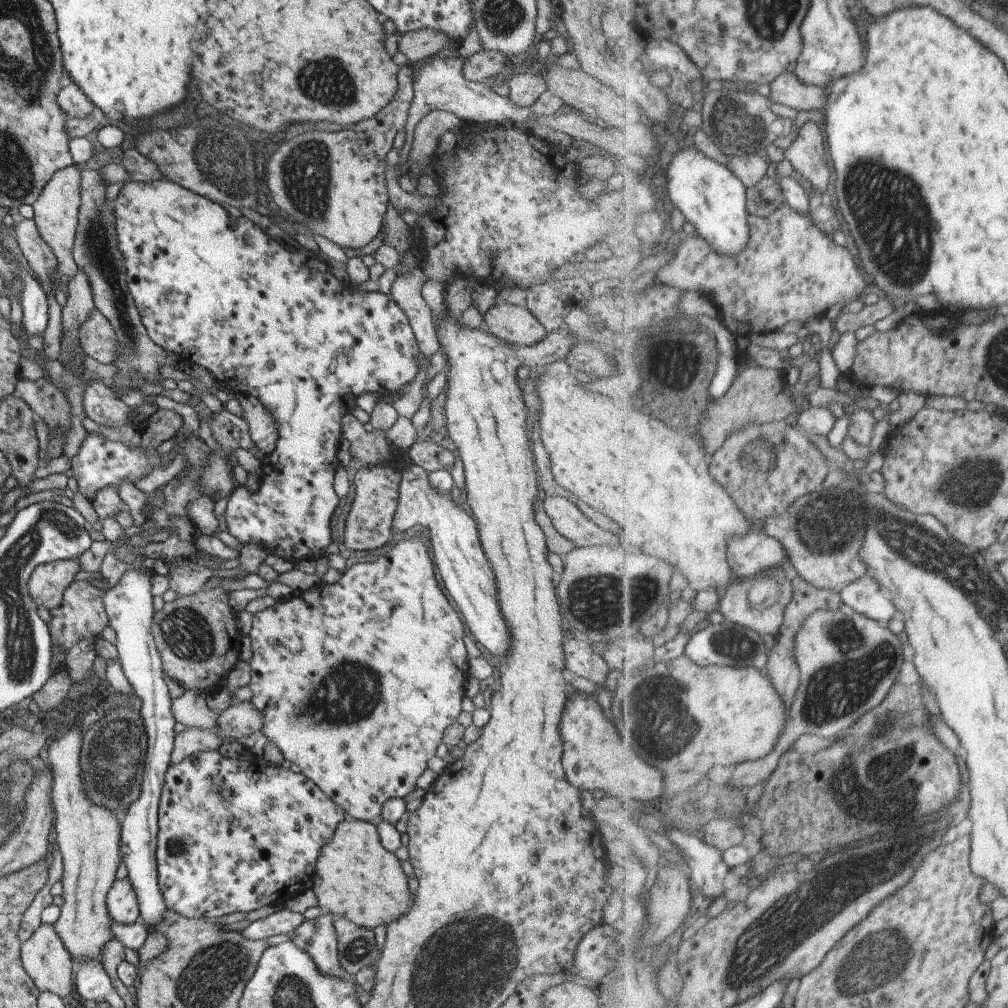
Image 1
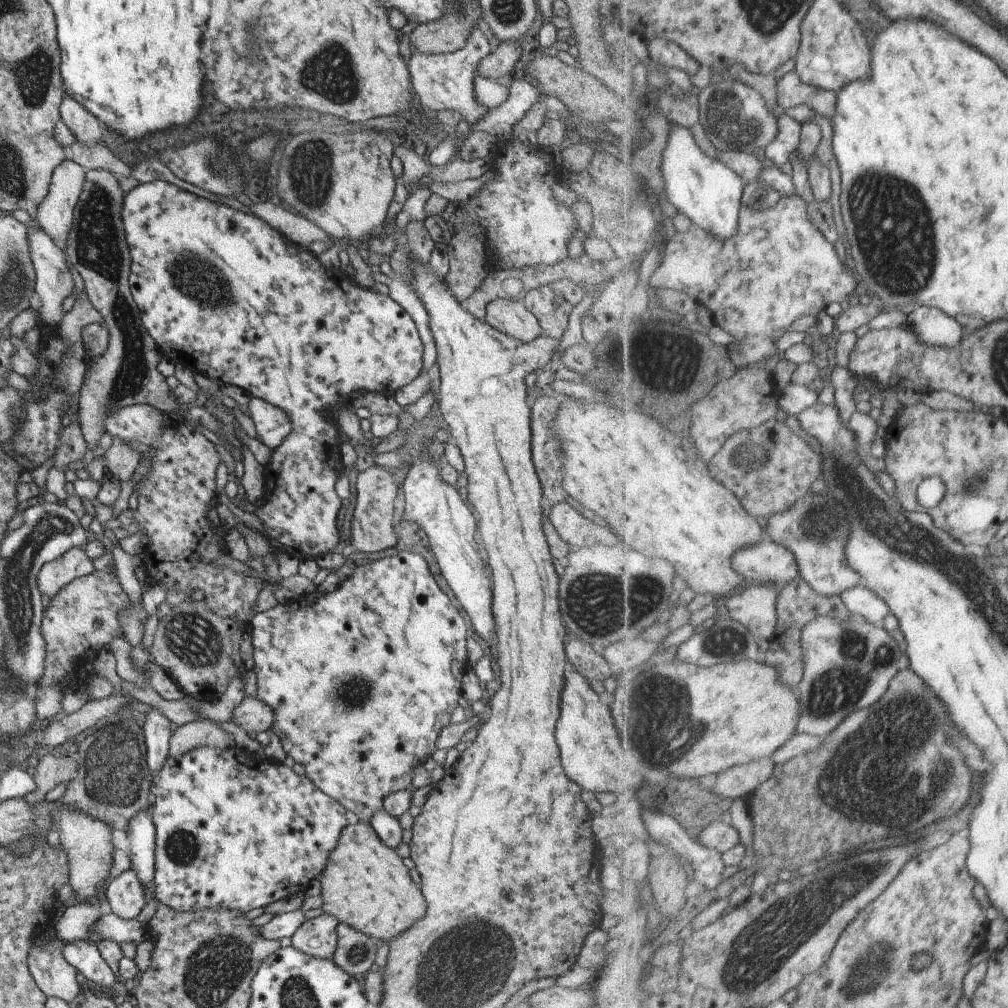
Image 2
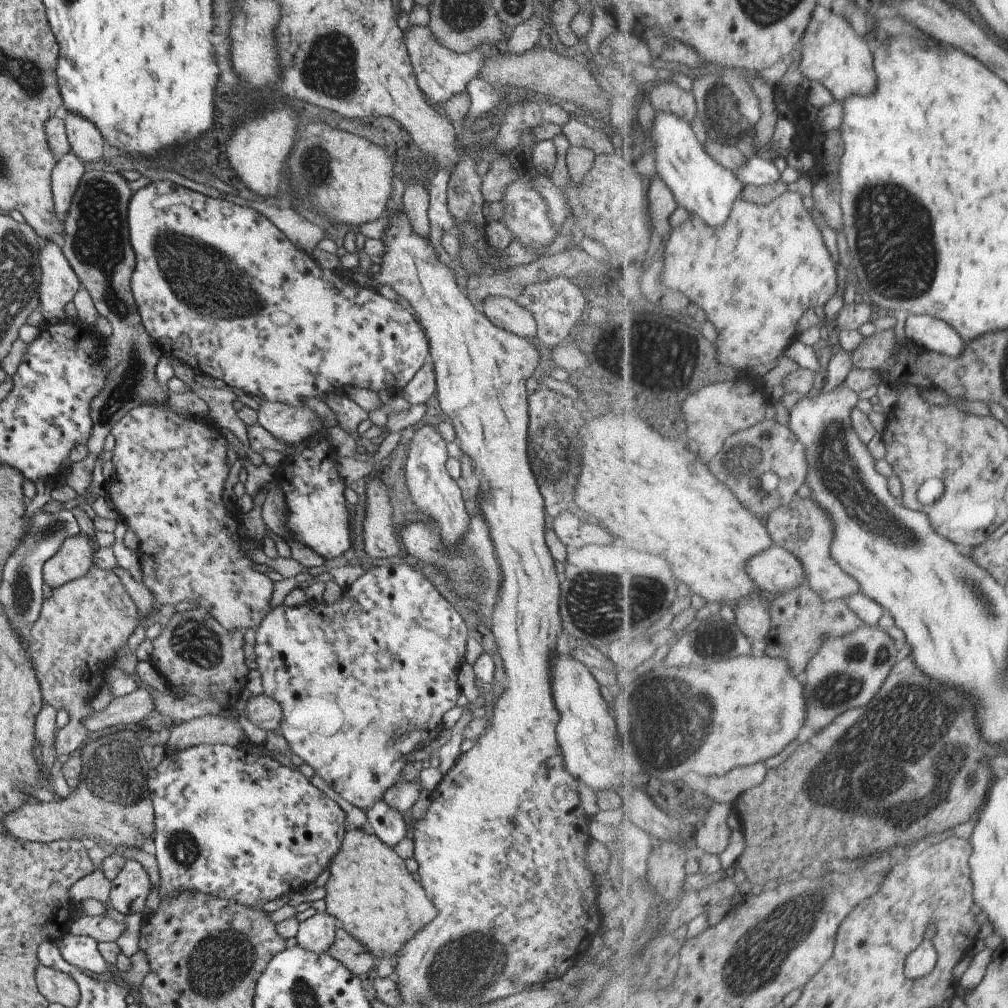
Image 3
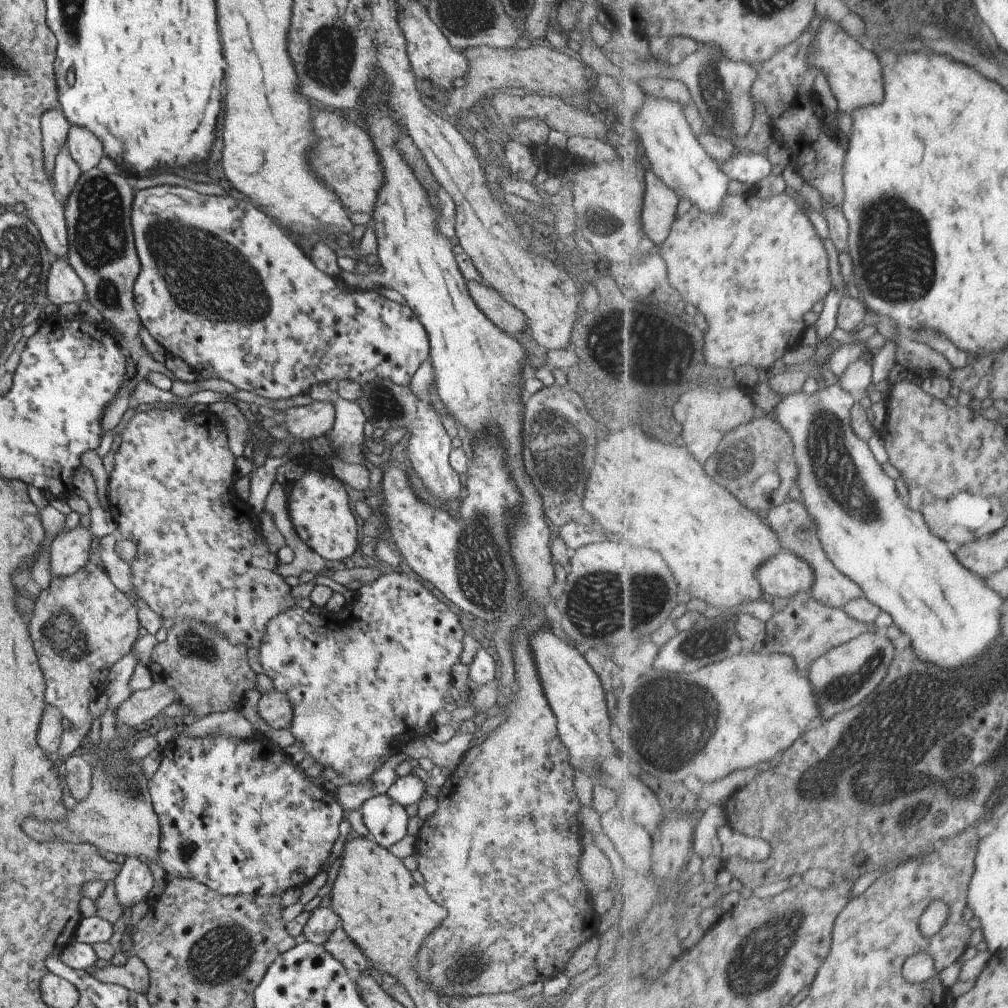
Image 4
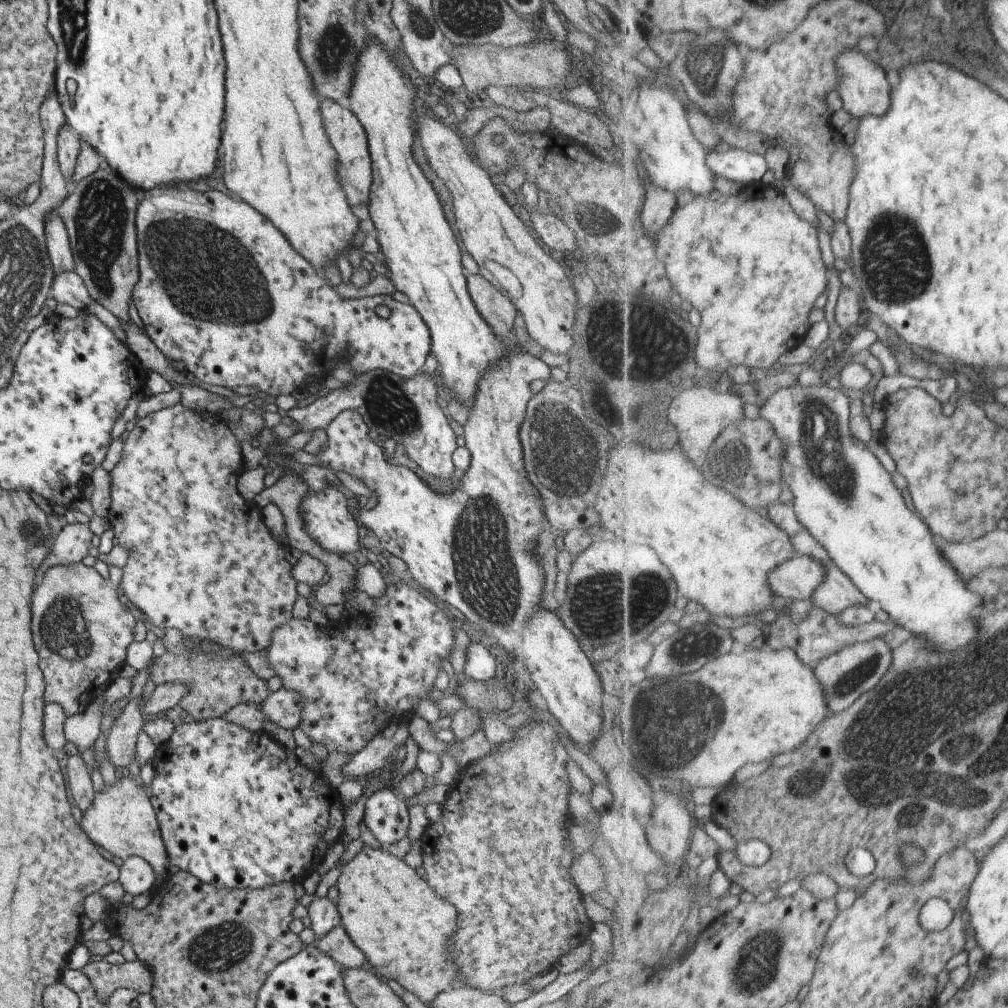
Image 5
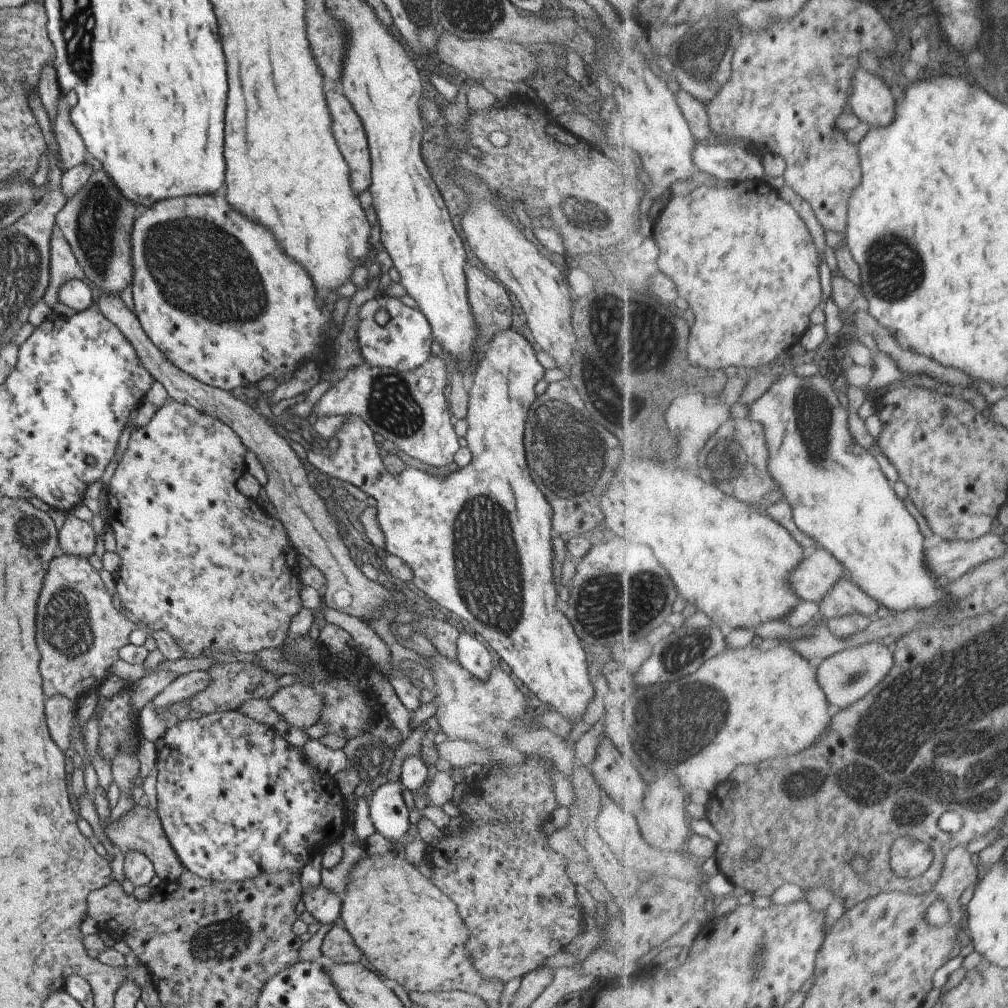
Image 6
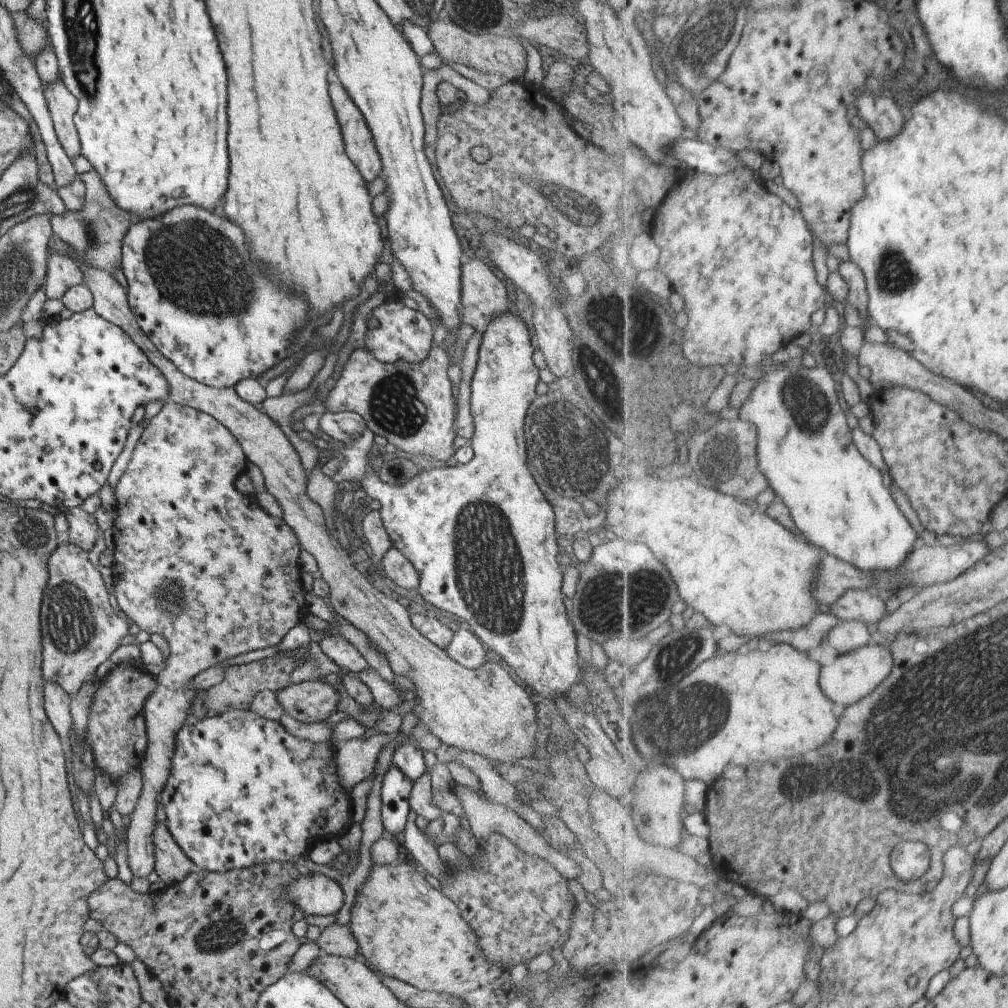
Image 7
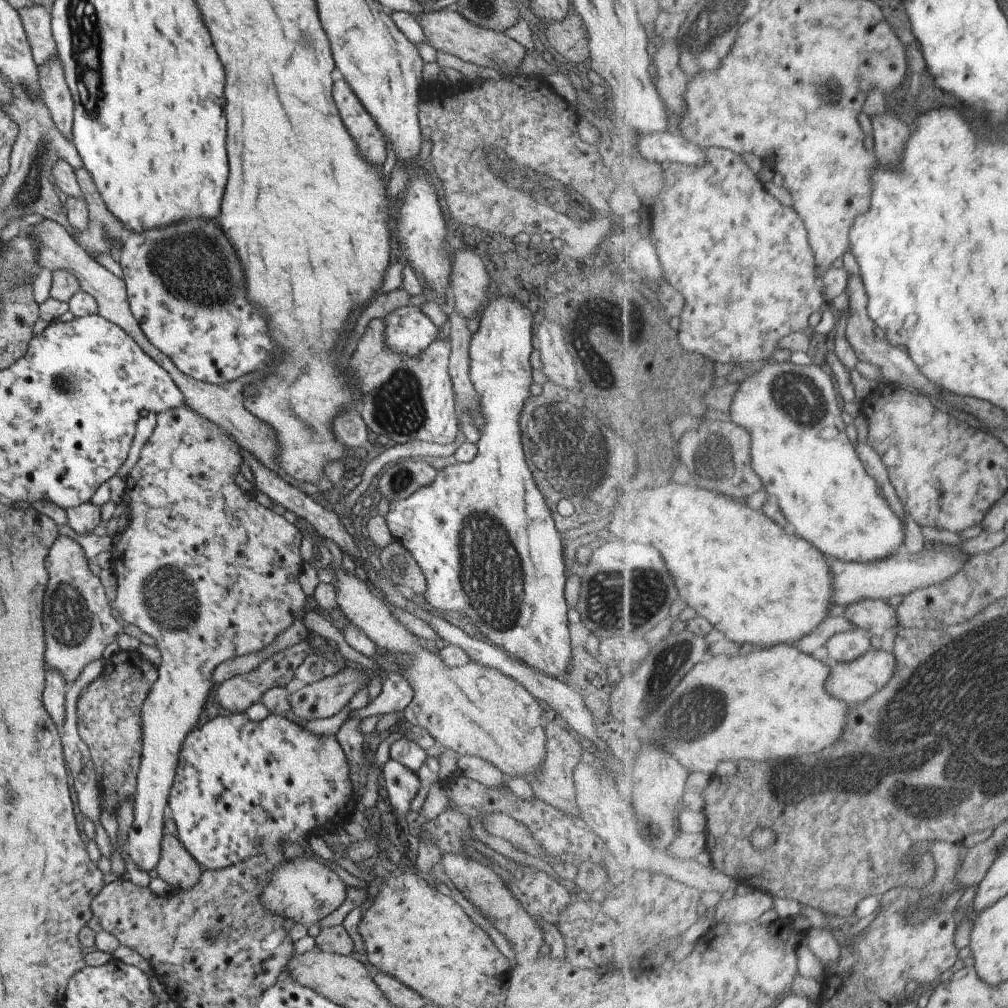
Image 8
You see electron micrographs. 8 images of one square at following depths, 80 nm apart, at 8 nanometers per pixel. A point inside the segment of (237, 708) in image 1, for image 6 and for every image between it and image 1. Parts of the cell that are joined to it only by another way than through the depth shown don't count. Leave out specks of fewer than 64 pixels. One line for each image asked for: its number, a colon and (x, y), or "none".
2: (252, 715)
3: (264, 712)
4: (273, 708)
5: (283, 707)
6: (300, 705)

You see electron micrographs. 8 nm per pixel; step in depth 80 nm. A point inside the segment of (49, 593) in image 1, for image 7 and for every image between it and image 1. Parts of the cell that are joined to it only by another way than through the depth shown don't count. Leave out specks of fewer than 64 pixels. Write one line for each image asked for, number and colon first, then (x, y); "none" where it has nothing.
2: (52, 575)
3: (72, 558)
4: (68, 551)
5: (71, 543)
6: (76, 537)
7: (81, 525)

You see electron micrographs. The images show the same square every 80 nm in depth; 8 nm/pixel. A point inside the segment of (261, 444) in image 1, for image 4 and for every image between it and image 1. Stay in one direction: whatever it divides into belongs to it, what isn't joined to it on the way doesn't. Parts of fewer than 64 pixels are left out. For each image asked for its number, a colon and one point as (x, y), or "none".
2: (272, 424)
3: (289, 424)
4: (302, 423)

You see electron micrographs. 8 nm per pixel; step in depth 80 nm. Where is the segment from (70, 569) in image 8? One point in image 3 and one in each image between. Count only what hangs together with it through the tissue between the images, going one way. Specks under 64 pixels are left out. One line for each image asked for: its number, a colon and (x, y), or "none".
3: (82, 624)
4: (81, 625)
5: (80, 630)
6: (80, 628)
7: (79, 630)

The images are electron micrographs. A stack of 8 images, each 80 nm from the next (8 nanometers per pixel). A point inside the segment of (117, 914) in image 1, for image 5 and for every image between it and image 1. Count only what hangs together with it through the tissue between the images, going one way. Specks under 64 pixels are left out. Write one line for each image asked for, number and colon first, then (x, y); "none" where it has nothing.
2: (124, 894)
3: (128, 889)
4: (134, 881)
5: (136, 876)

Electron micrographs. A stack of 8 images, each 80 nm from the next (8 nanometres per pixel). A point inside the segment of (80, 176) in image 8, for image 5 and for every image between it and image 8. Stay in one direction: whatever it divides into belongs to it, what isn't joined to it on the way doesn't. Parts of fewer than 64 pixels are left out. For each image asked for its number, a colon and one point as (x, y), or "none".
5: (98, 213)
6: (96, 223)
7: (95, 233)

